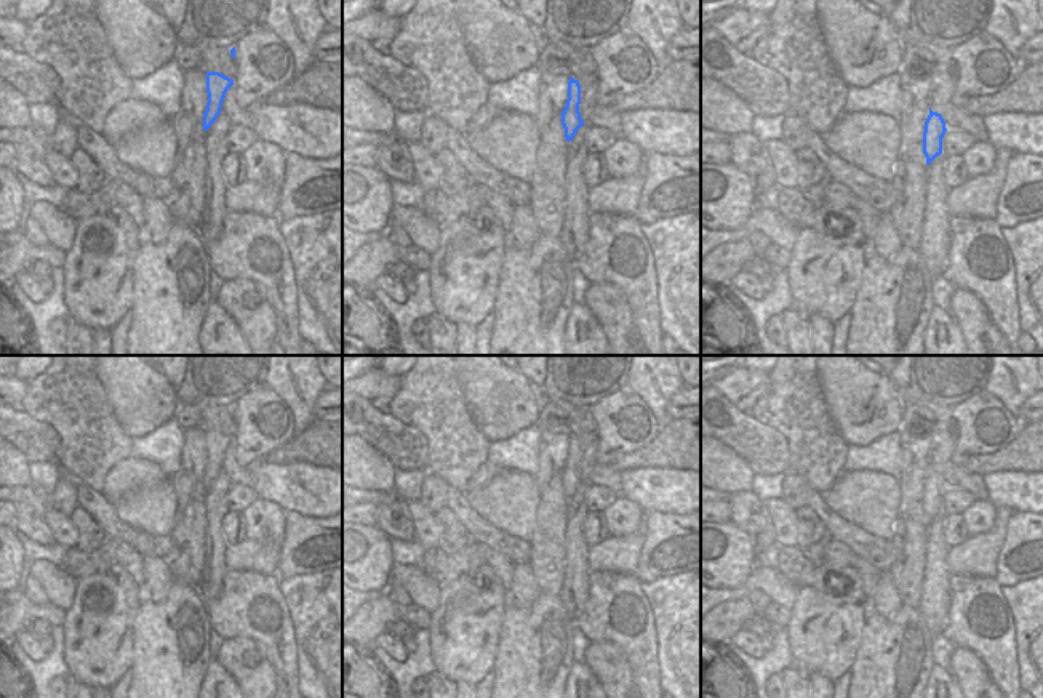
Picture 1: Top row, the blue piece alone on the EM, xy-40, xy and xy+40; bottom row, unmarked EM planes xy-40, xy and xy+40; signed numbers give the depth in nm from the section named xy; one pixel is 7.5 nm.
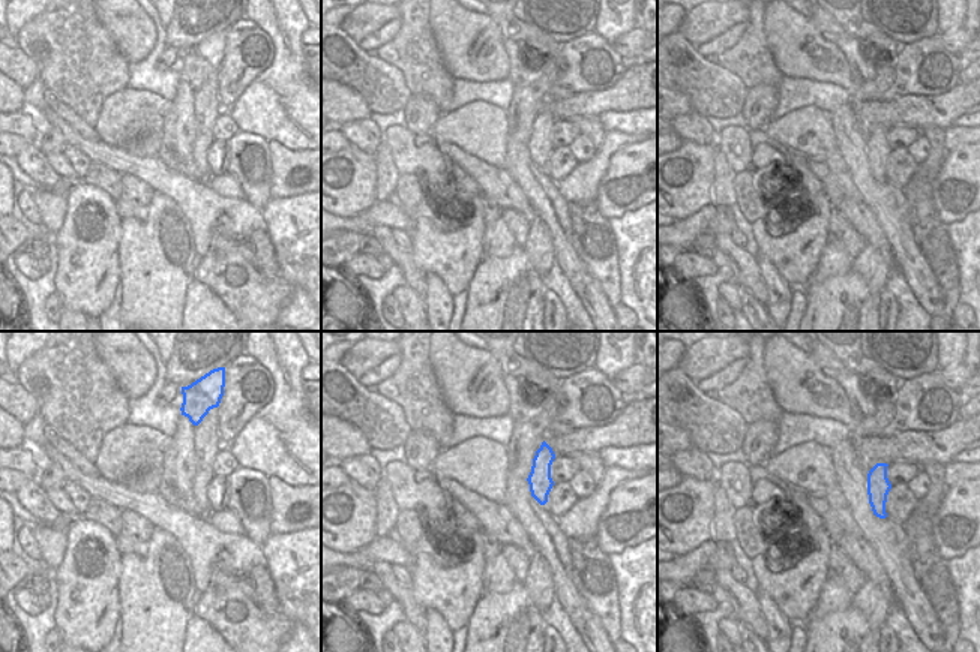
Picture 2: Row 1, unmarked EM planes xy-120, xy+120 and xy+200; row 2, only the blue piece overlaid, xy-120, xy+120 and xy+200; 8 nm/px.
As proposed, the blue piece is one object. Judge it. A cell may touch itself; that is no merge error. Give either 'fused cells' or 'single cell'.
single cell

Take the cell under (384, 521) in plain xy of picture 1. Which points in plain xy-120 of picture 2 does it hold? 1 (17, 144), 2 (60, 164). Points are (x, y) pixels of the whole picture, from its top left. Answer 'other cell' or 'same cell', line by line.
1: other cell
2: other cell

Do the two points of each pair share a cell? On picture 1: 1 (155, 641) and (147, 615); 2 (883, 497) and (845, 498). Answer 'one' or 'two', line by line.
1: one
2: one

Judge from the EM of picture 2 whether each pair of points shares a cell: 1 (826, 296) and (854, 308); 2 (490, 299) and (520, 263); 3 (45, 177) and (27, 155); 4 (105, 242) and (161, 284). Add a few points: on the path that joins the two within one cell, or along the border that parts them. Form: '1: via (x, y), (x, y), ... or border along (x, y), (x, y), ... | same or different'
1: via (833, 303), (838, 308), (847, 308) | same
2: via (497, 290), (515, 272) | same
3: via (41, 171), (32, 161) | same
4: border along (122, 219), (122, 237), (117, 248), (117, 284) | different

